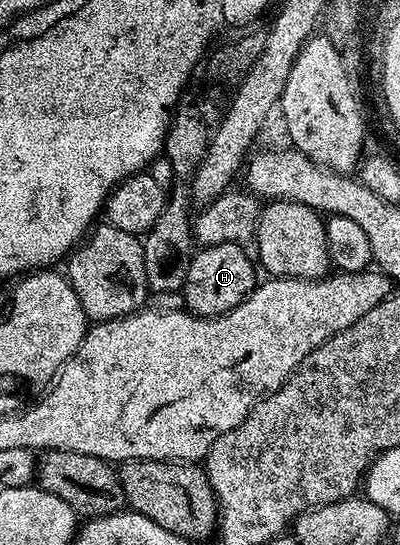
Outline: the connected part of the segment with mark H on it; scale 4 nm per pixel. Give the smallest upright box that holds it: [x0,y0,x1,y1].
[182,243,257,315]

